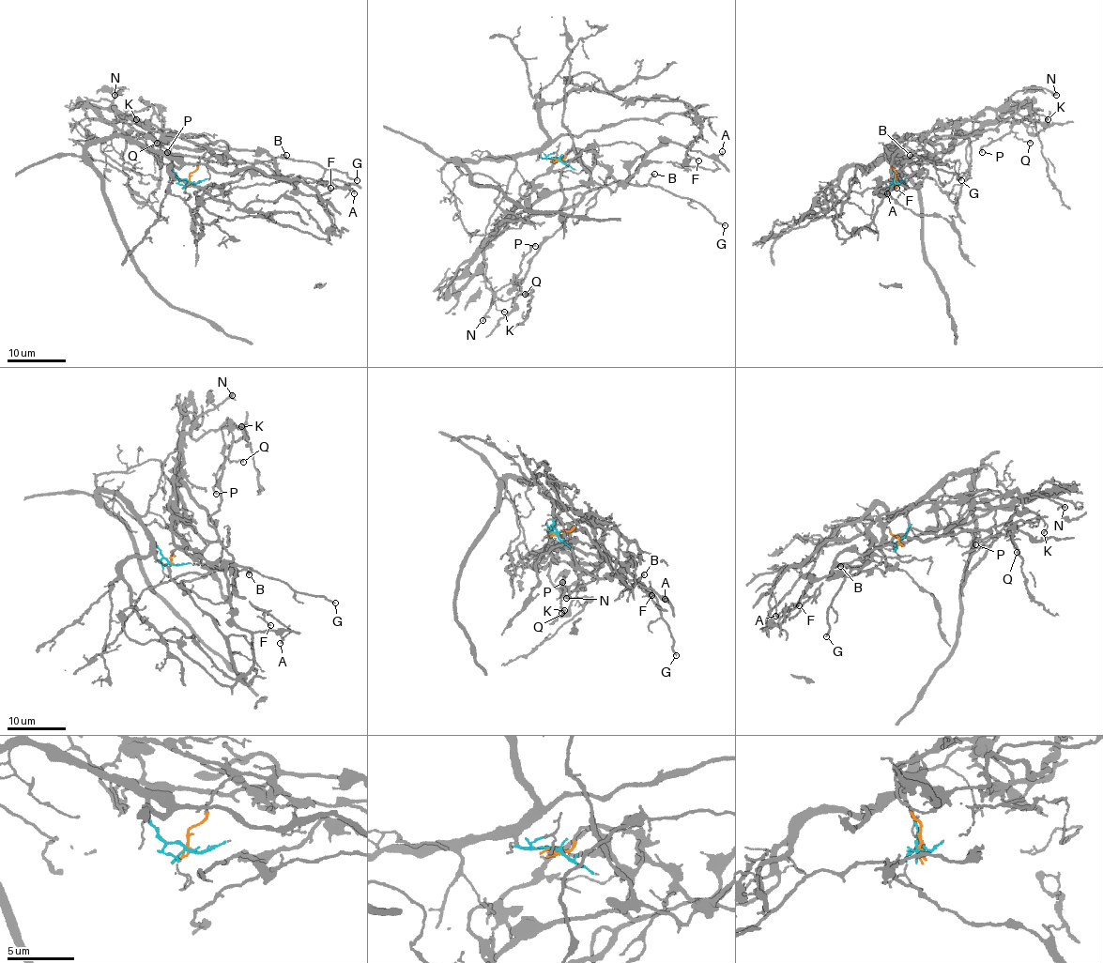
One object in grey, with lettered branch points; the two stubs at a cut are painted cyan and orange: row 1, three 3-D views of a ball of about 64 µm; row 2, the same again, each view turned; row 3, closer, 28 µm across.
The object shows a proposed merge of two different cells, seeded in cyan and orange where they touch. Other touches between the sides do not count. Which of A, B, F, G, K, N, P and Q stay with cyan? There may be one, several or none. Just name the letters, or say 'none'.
none

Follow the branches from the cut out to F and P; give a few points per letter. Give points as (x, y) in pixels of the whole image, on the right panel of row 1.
F: (895, 183), (886, 149), (917, 162), (897, 175), (896, 188)
P: (895, 183), (886, 146), (908, 136), (957, 128), (988, 110), (1003, 121), (1027, 117), (985, 145), (982, 152)

